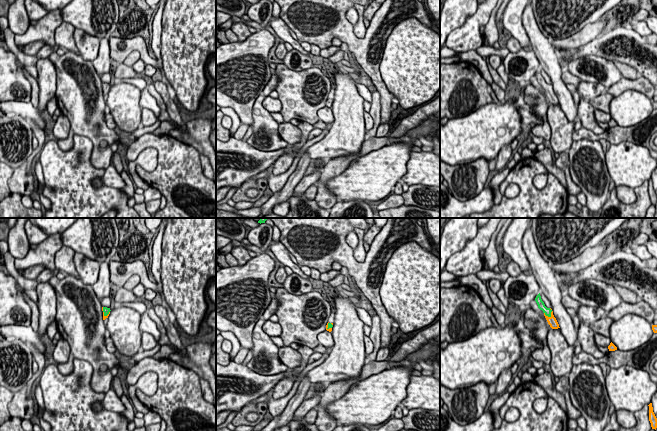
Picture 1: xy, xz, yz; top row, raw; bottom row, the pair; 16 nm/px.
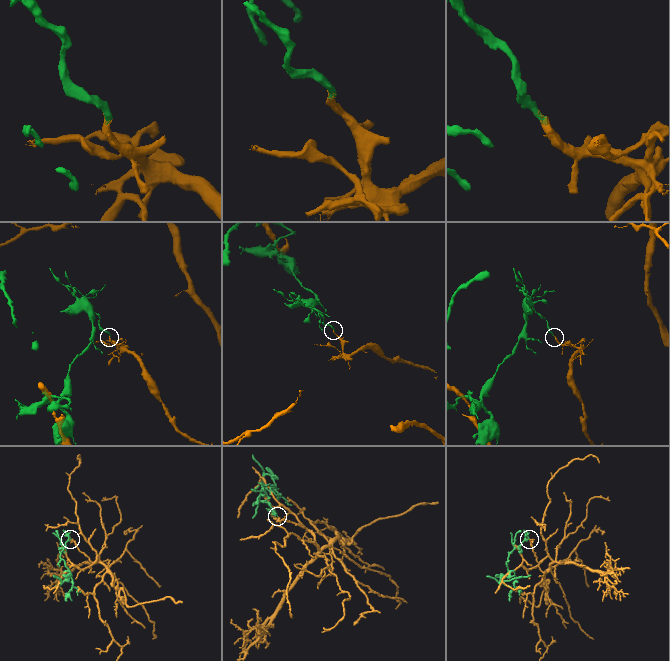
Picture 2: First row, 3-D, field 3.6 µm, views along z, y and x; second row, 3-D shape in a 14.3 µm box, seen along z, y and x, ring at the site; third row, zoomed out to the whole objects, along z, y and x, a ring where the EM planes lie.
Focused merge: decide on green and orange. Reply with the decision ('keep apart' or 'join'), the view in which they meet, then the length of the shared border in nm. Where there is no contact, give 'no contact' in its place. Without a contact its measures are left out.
keep apart; meets green in yz; contact 160 nm long

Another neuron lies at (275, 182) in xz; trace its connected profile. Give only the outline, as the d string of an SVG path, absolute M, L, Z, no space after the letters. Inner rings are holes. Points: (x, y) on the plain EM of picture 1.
M300 155L296 156L289 170L283 174L274 175L273 173L269 174L267 171L263 171L255 176L252 176L250 179L266 178L268 181L268 190L272 194L280 192L283 185L287 182L289 176L296 170L300 157Z

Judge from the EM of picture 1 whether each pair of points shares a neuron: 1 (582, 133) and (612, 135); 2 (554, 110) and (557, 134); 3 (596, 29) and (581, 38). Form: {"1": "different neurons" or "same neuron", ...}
{"1": "same neuron", "2": "same neuron", "3": "same neuron"}

